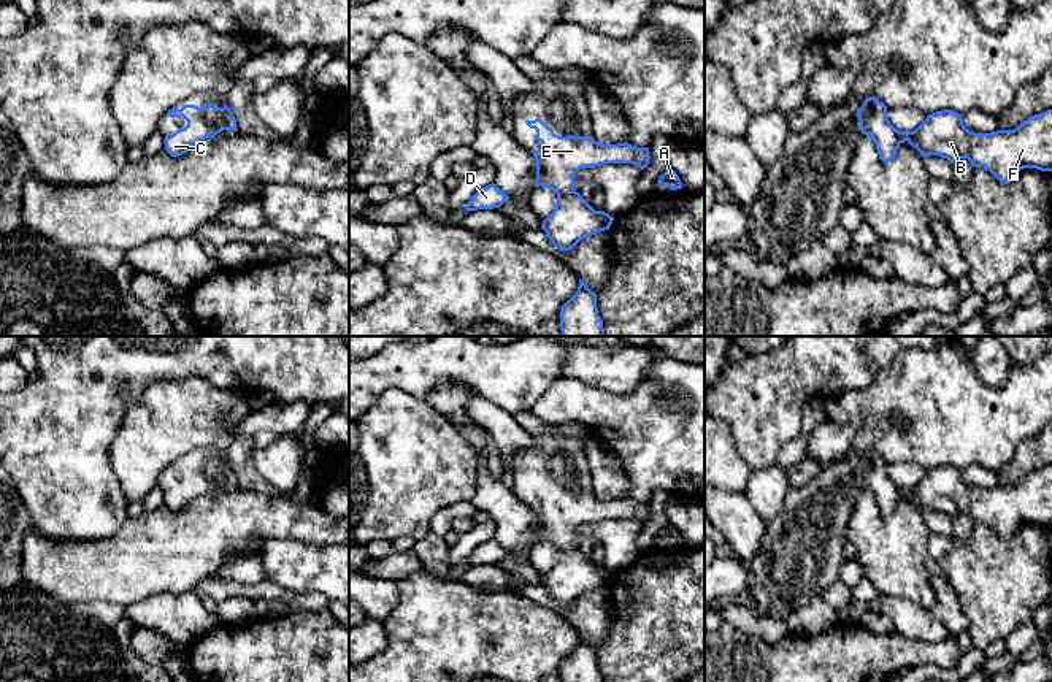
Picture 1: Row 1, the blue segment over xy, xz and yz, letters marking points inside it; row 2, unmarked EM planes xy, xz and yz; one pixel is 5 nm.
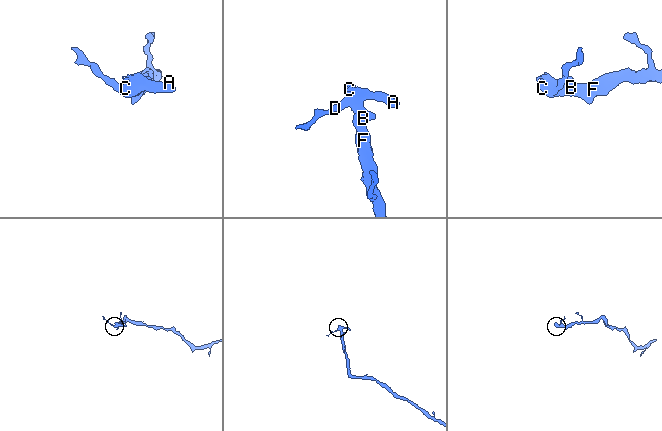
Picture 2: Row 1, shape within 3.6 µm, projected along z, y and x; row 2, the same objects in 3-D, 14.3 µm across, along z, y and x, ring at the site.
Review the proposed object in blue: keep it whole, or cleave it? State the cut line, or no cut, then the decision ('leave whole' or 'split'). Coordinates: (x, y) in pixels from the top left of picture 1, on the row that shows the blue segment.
no cut; leave whole

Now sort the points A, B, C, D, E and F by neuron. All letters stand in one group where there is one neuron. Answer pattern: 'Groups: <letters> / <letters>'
Groups: A B C D E F

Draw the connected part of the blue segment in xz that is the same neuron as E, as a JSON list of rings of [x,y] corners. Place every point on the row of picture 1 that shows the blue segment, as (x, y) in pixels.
[[[541,119],[525,121],[536,130],[539,151],[530,151],[536,160],[536,187],[557,193],[555,209],[543,220],[541,228],[560,251],[571,251],[581,239],[609,230],[614,217],[595,211],[574,190],[574,176],[582,168],[605,163],[633,163],[644,170],[649,165],[649,148],[632,144],[601,144],[593,136],[559,136]]]

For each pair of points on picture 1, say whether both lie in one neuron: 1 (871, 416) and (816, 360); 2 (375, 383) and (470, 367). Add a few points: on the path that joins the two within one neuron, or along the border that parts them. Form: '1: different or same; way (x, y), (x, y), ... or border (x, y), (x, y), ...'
1: different; border (878, 371), (862, 387), (846, 389), (822, 398)
2: same; way (399, 365), (446, 365)

